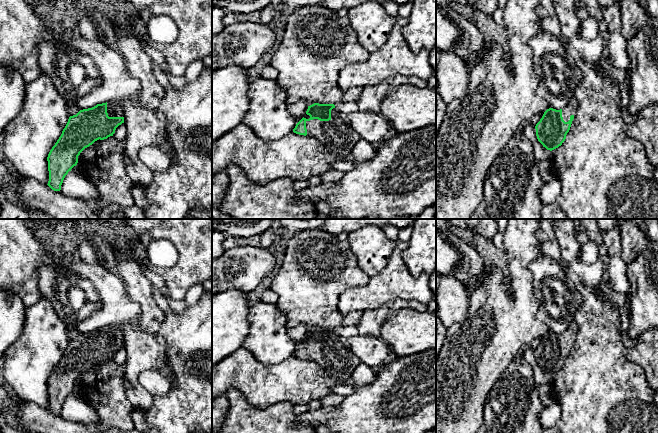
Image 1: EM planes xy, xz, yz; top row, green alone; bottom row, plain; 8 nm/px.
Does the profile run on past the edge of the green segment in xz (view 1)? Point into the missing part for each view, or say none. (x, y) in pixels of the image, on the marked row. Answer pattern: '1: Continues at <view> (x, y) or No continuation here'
1: Continues at xz (337, 135)

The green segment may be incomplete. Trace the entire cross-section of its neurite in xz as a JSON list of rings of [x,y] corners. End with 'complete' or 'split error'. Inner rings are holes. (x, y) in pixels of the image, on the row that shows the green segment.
[[[314,103],[308,106],[306,114],[309,119],[302,118],[293,129],[293,132],[299,135],[314,137],[332,154],[338,158],[346,155],[347,151],[353,149],[356,143],[361,139],[358,133],[349,123],[349,115],[338,111],[334,104]]]; split error

